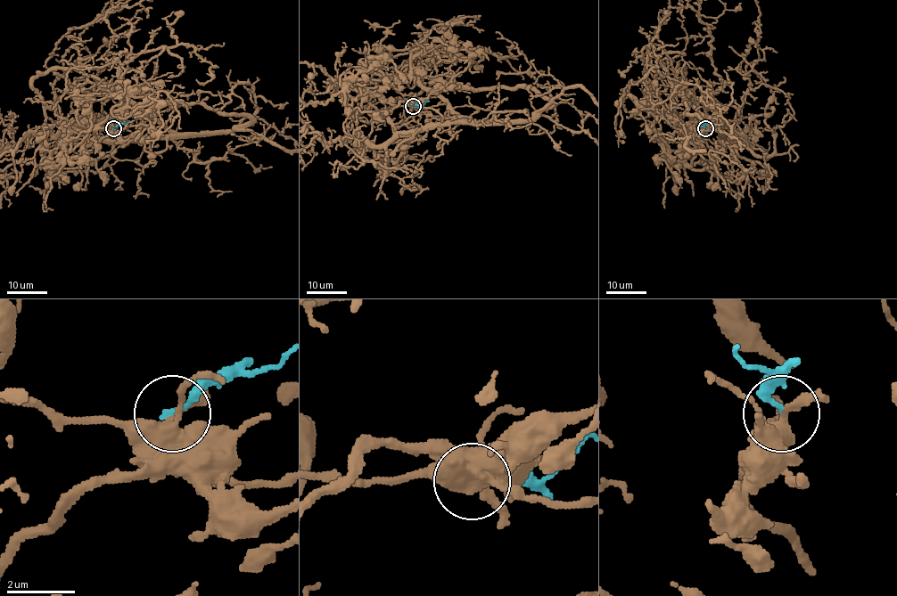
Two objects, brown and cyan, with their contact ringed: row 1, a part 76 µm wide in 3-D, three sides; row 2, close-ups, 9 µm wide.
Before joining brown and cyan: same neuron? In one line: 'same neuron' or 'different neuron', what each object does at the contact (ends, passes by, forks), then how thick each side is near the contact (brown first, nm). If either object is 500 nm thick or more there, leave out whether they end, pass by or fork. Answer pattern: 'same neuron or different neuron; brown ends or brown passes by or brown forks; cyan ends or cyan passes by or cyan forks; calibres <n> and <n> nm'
same neuron; brown forks; cyan ends; calibres 360 and 150 nm

